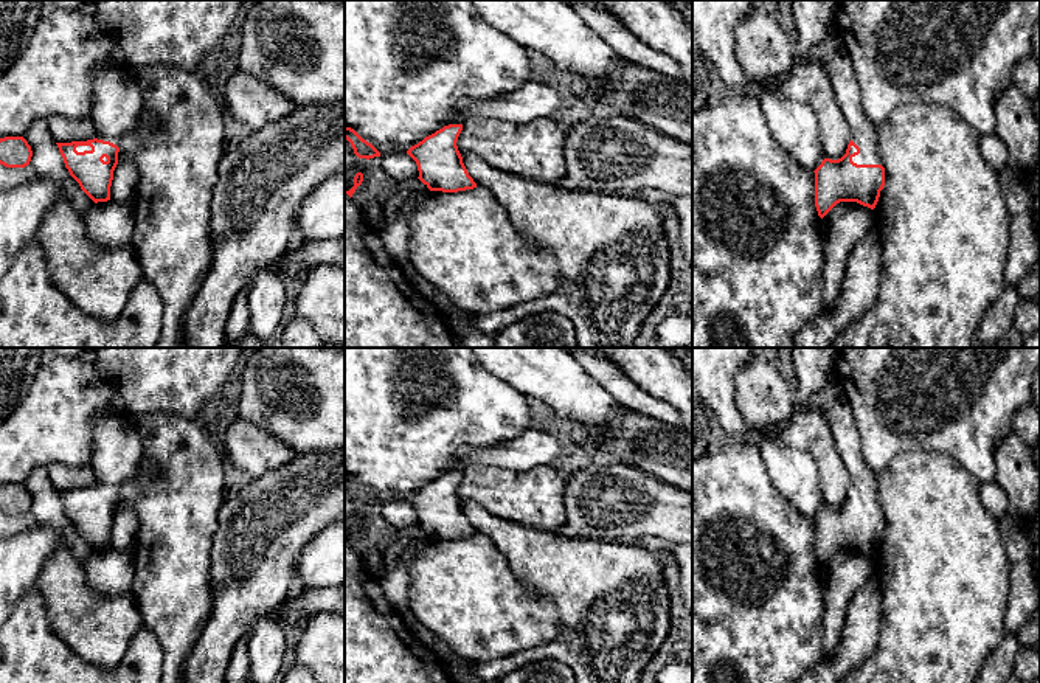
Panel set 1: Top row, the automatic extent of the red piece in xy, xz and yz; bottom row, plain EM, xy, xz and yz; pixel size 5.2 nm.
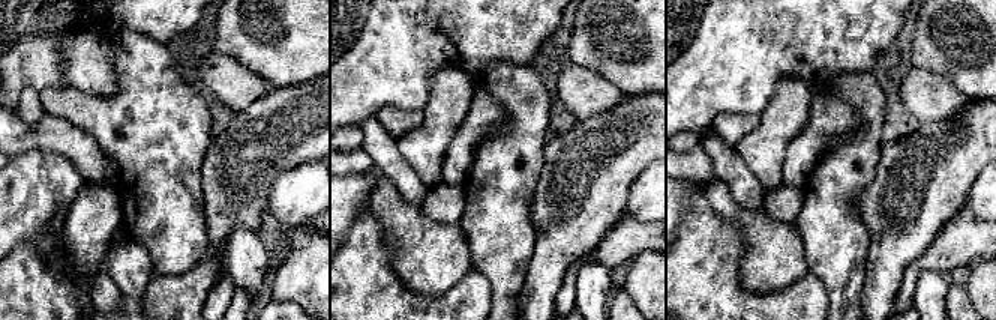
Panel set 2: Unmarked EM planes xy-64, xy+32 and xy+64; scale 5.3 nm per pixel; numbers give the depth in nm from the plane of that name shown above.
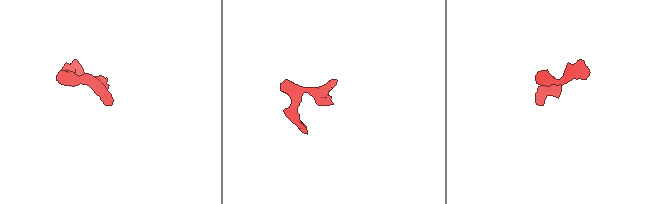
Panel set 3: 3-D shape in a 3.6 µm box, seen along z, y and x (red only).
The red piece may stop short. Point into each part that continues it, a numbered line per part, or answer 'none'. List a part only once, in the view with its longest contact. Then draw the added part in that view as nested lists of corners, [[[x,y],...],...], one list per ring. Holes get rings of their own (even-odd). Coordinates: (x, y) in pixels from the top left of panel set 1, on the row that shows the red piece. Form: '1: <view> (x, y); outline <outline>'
1: yz (831, 52); outline [[[835,29],[815,45],[804,62],[795,54],[795,64],[821,64],[824,67],[838,107],[851,127],[852,141],[860,147],[860,154],[852,157],[852,161],[857,165],[882,165],[879,127],[863,112],[857,75],[838,31]]]

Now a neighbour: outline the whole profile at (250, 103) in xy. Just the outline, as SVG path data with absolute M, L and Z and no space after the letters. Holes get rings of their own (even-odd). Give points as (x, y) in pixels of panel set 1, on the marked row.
M241 70L228 78L220 101L227 116L241 130L250 132L276 123L296 109L296 104L276 88Z

